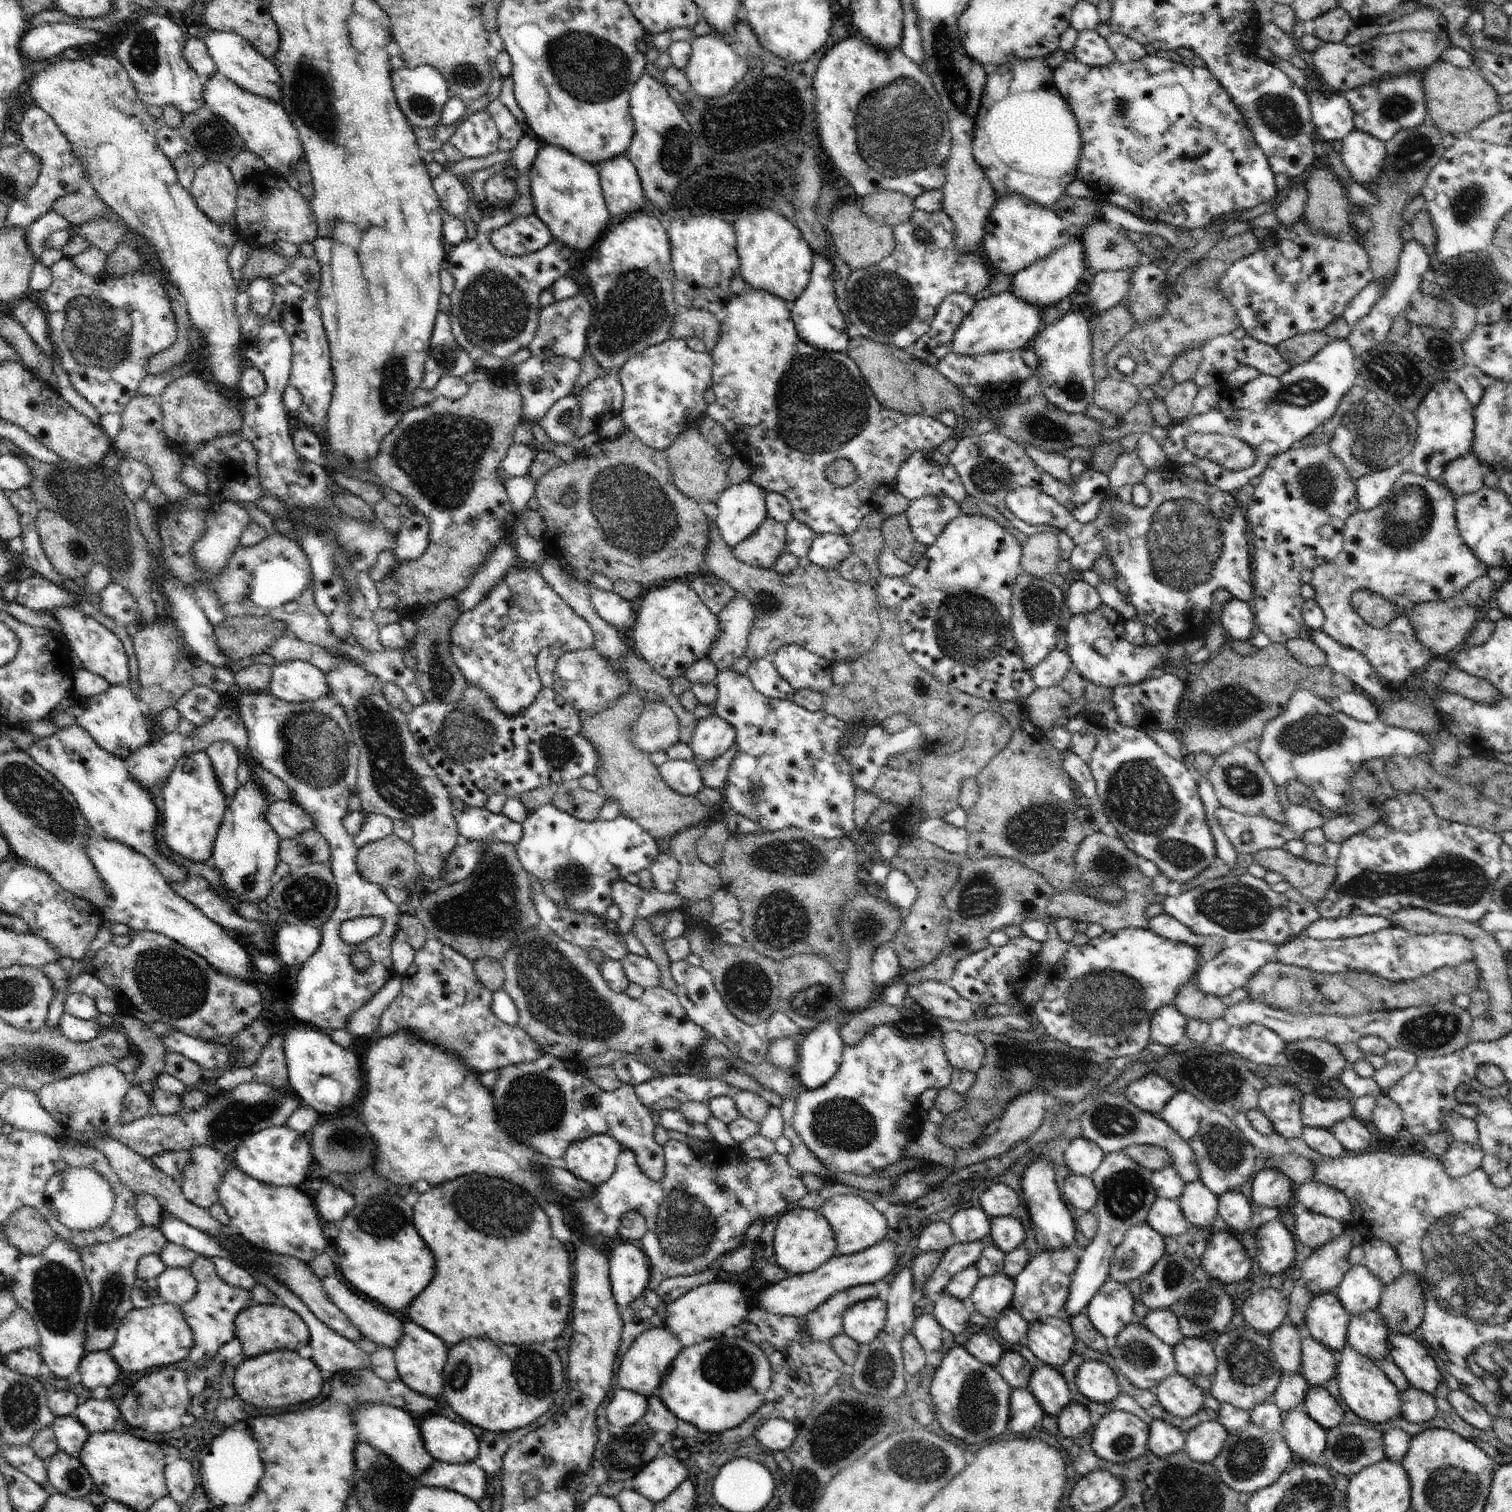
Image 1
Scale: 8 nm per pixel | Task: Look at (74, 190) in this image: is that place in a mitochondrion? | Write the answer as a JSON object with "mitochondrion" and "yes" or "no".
{"mitochondrion":"no"}

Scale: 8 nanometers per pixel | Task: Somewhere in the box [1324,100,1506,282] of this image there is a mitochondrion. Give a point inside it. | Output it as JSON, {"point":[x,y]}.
{"point":[1415,151]}

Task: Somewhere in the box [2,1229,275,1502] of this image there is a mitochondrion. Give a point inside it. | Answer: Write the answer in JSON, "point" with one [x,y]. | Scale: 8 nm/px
{"point":[56,1289]}

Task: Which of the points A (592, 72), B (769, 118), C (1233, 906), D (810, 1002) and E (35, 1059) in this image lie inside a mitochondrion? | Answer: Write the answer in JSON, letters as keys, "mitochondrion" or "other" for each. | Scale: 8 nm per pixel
{"A":"mitochondrion","B":"mitochondrion","C":"mitochondrion","D":"mitochondrion","E":"mitochondrion"}

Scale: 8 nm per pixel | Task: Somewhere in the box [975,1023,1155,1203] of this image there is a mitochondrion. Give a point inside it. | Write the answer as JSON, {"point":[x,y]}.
{"point":[1013,1058]}

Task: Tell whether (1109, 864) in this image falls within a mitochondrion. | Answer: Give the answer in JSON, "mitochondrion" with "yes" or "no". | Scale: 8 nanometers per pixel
{"mitochondrion":"yes"}

